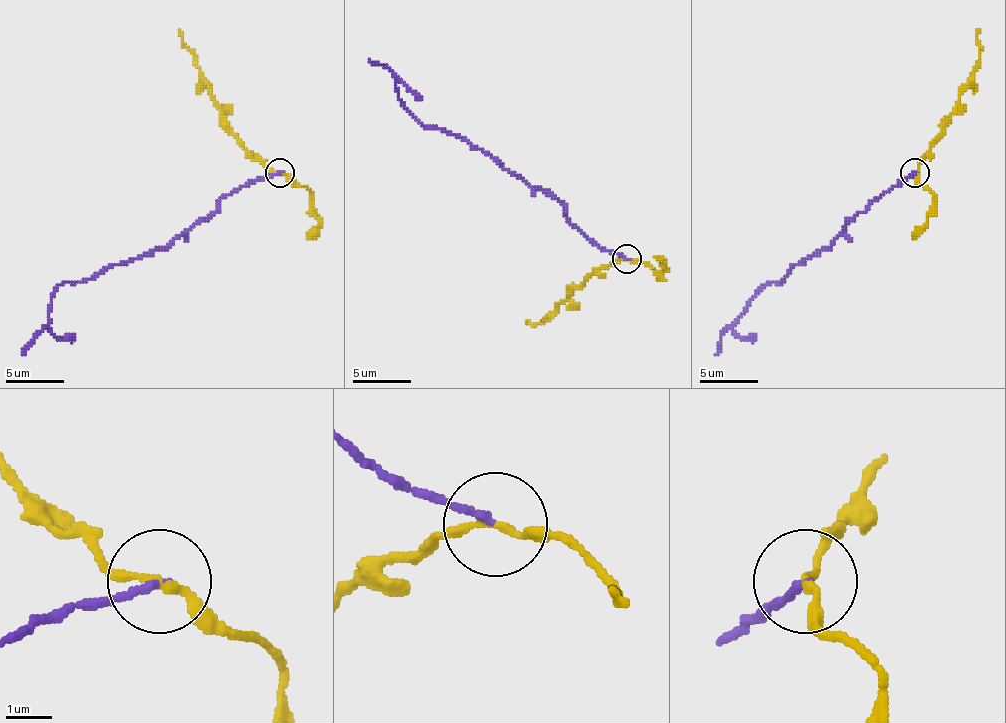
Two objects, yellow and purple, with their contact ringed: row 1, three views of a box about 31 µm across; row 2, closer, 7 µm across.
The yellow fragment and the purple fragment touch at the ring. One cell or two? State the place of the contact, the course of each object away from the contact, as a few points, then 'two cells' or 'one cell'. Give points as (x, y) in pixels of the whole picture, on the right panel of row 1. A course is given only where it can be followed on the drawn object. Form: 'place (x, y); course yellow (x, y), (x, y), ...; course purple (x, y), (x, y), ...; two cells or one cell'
place (915, 172); course yellow (915, 171), (947, 122), (979, 58), (979, 29); course purple (915, 171), (875, 198), (811, 259), (799, 261), (782, 282), (770, 282), (732, 325), (715, 354); two cells

